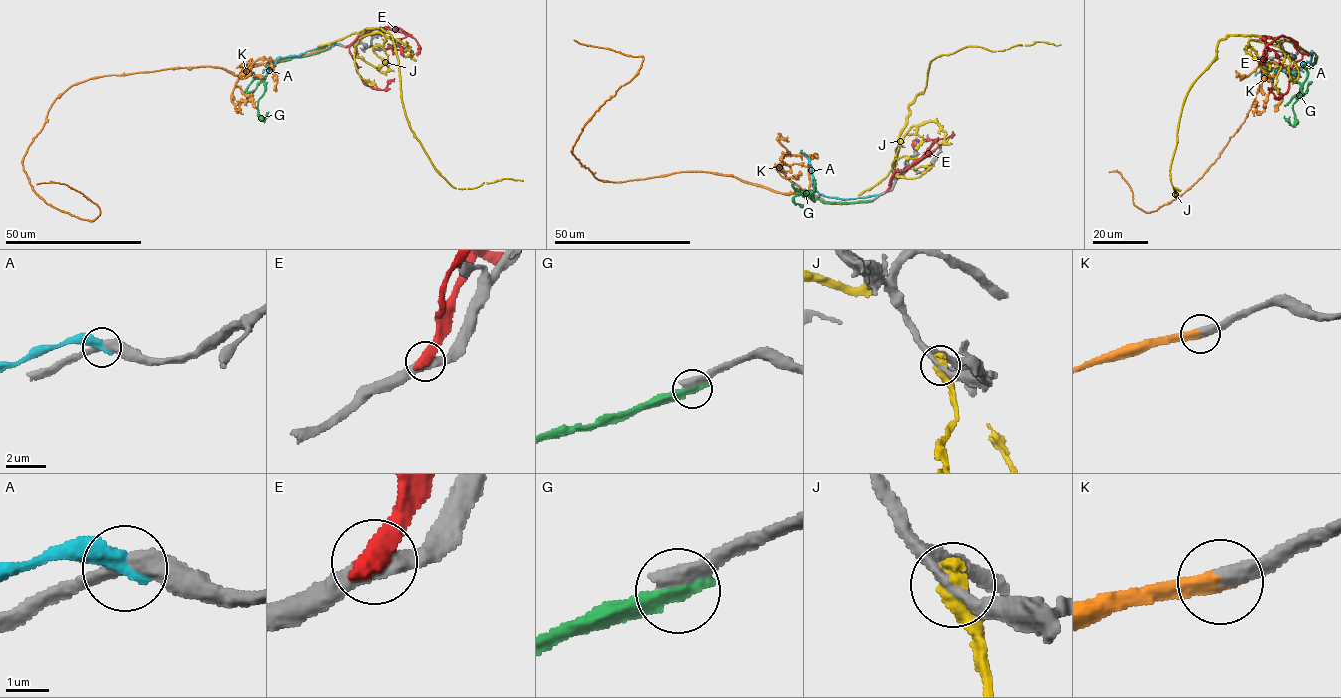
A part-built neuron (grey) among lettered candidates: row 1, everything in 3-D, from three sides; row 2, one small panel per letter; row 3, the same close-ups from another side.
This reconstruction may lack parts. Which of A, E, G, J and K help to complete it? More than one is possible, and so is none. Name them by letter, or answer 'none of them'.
K

